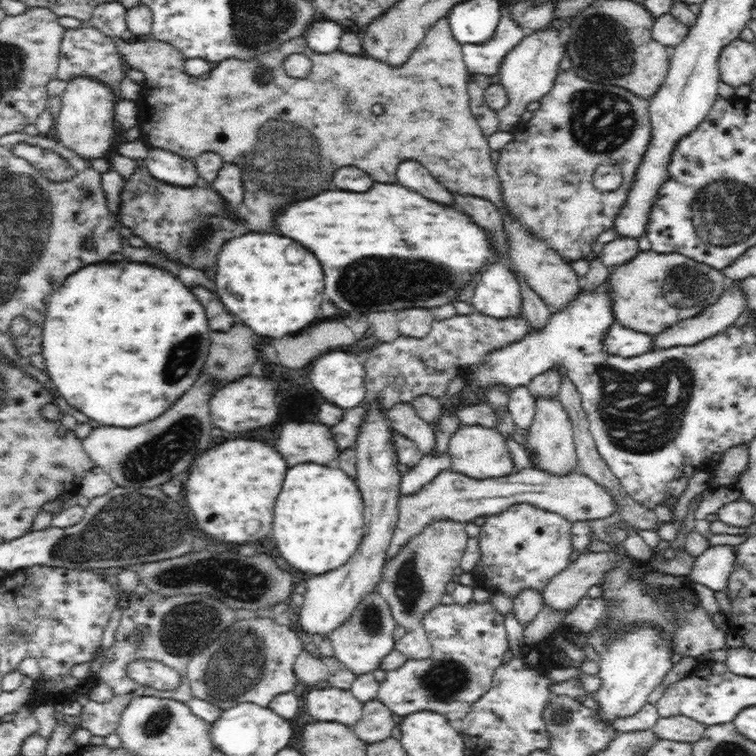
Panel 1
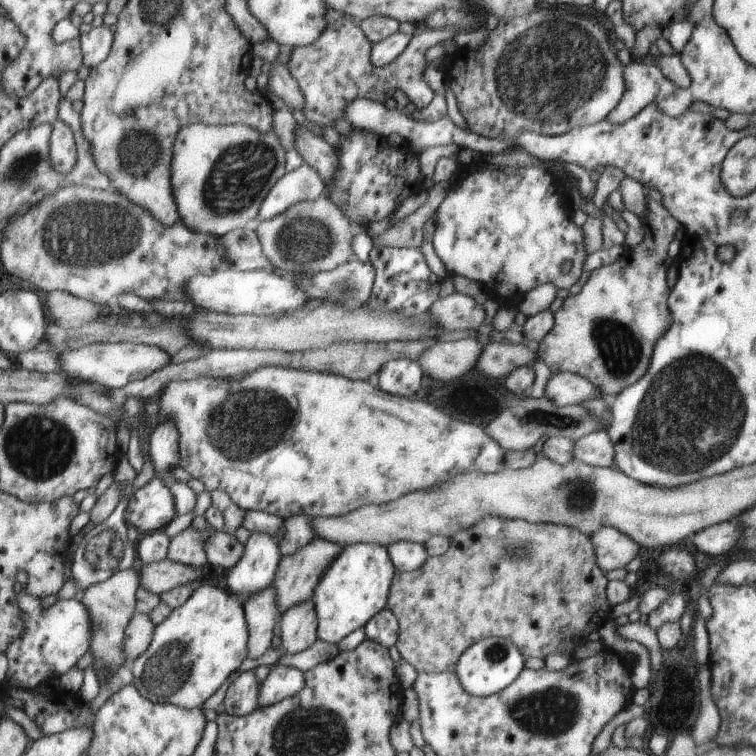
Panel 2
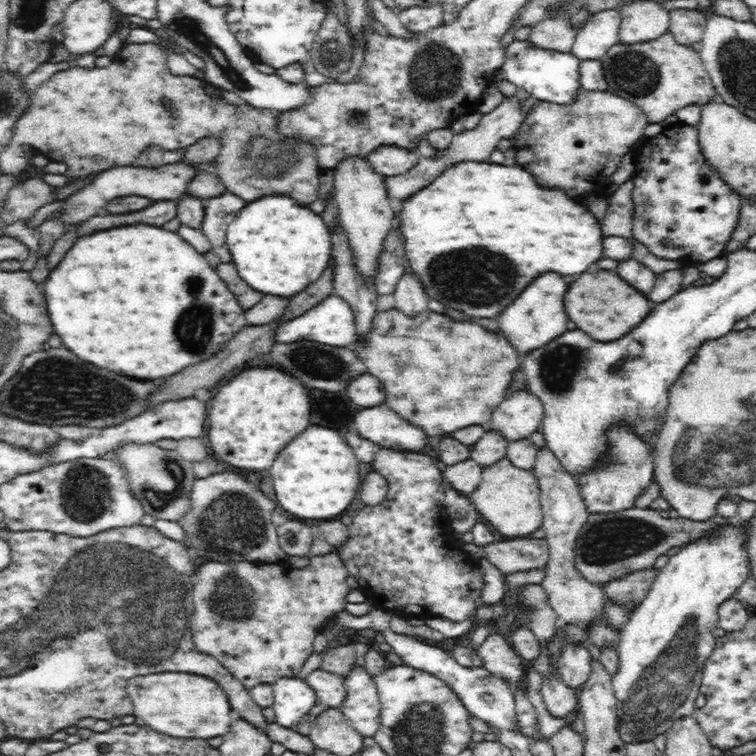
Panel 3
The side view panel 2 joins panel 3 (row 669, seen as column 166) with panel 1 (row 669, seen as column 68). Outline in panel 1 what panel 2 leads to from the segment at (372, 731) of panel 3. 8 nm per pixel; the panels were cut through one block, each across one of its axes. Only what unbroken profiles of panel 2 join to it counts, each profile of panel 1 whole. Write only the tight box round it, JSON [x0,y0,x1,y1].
[330,592,397,676]

